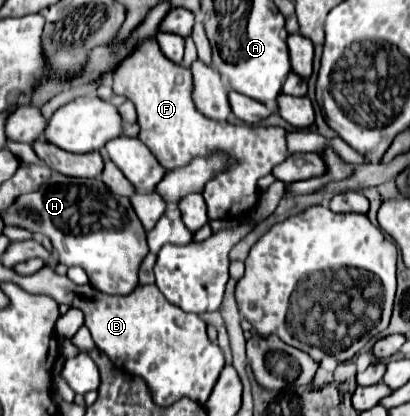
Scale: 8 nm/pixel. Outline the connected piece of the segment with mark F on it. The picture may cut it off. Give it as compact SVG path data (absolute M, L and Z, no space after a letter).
M157 42L143 44L143 48L139 48L139 52L135 52L135 56L131 56L131 60L127 60L127 64L123 64L123 68L115 70L113 92L123 94L125 98L129 98L135 104L137 124L141 128L139 140L151 150L151 154L159 160L159 164L167 172L187 166L195 158L209 158L217 152L225 154L225 158L227 158L225 170L217 172L215 178L211 178L203 190L203 198L205 198L207 210L209 210L209 220L249 218L249 214L253 212L253 208L259 202L259 186L257 186L259 178L271 174L271 170L277 164L281 164L283 160L287 160L287 156L289 156L287 132L283 128L263 128L263 126L247 126L247 124L237 126L237 124L225 124L225 122L217 122L217 120L203 116L193 102L193 74L187 68L181 68L179 64L167 60L163 56L163 52L159 50Z

